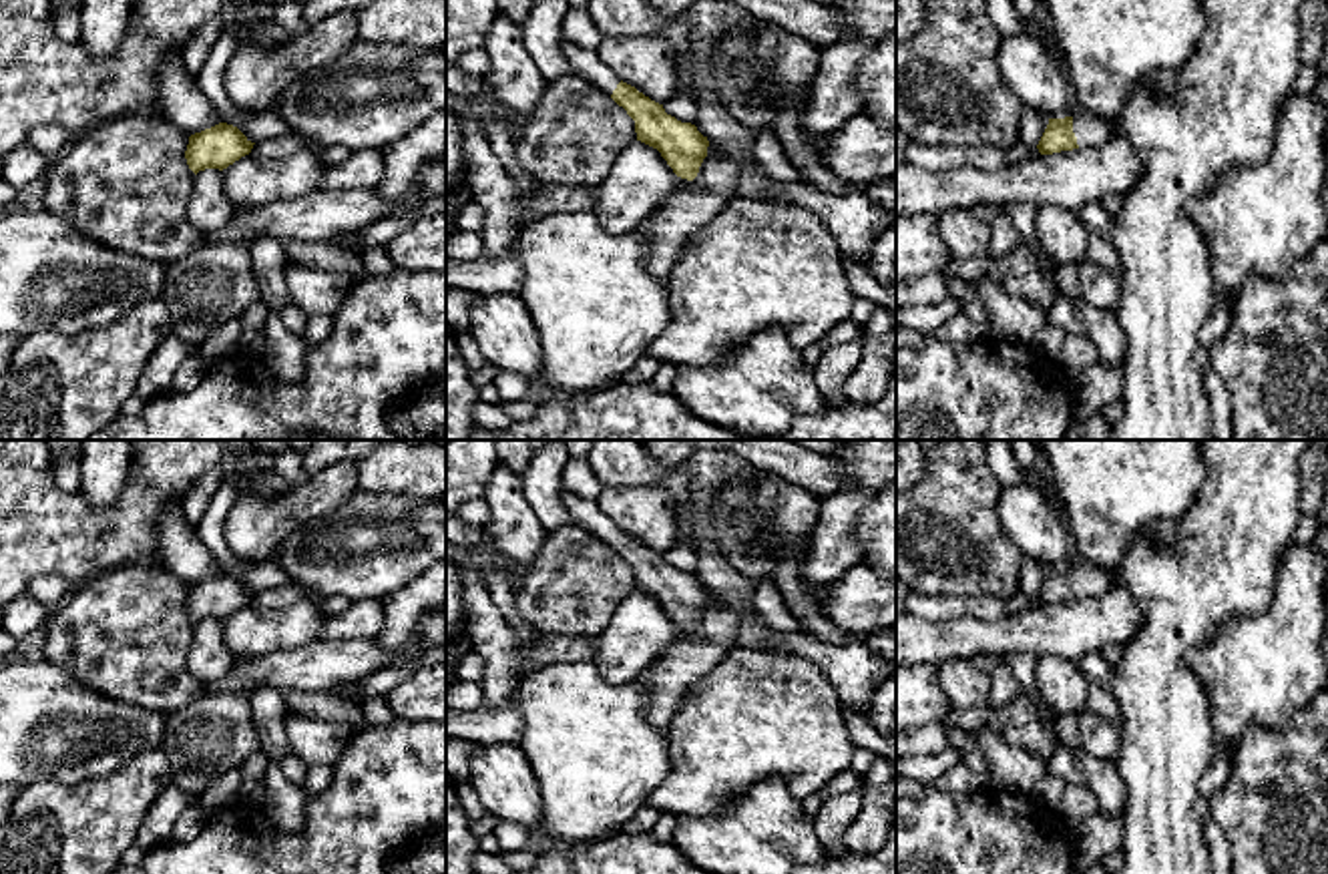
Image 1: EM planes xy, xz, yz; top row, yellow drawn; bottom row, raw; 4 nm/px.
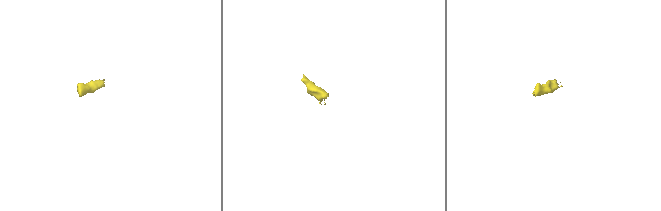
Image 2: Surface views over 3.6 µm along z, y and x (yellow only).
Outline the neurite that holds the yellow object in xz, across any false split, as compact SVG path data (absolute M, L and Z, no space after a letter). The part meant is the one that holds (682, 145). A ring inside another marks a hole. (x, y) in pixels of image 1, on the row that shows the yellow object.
M563 36L561 46L575 76L591 82L627 111L635 121L637 141L657 149L677 177L687 181L697 177L709 141L695 125L677 121L665 113L663 104L619 80L597 50L581 48Z

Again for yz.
M1079 108L1073 117L1049 119L1049 125L1037 145L1041 155L1061 151L1101 147L1115 135L1115 125Z

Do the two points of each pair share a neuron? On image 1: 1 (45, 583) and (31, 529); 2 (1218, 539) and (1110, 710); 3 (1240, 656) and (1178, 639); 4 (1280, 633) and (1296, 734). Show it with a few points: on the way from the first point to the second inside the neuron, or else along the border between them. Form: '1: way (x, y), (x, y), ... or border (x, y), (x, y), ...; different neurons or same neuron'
1: border (73, 585), (59, 575), (39, 575), (25, 591); different neurons
2: border (1114, 668), (1120, 732); different neurons
3: border (1236, 615), (1188, 658), (1192, 672), (1206, 692); different neurons
4: border (1306, 704), (1282, 726), (1250, 726), (1248, 730); different neurons

